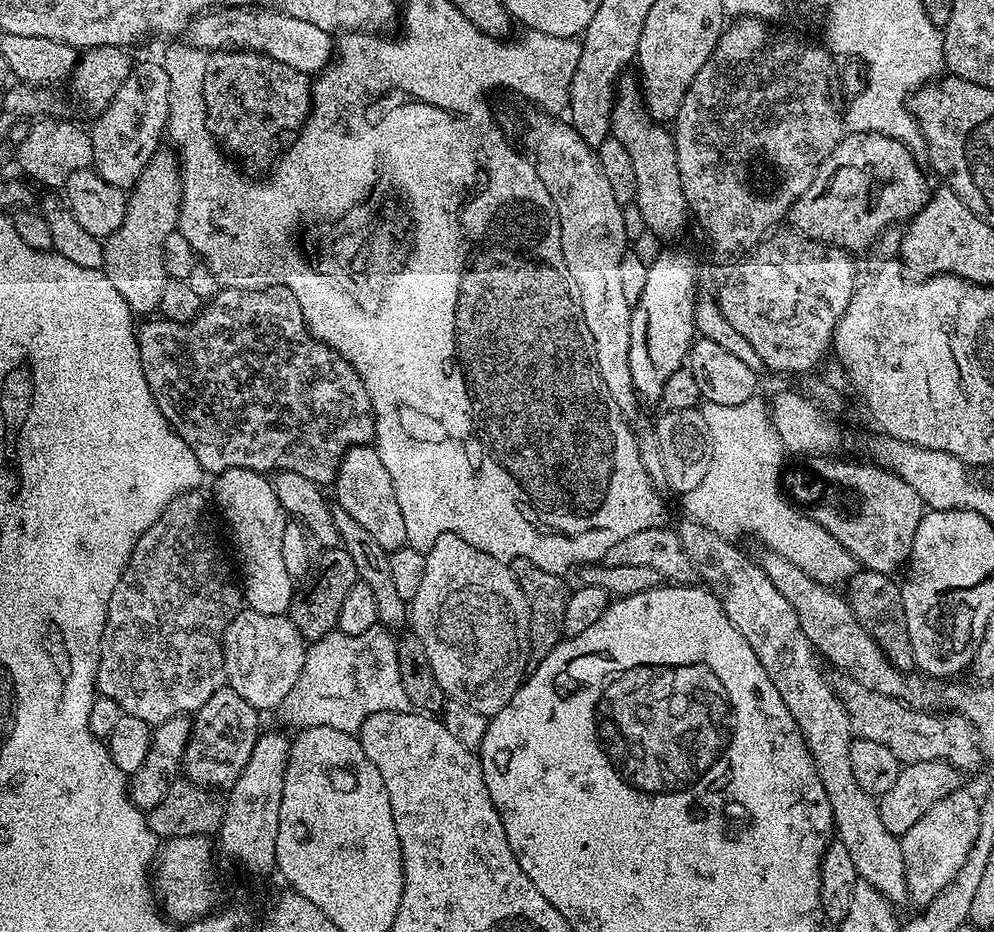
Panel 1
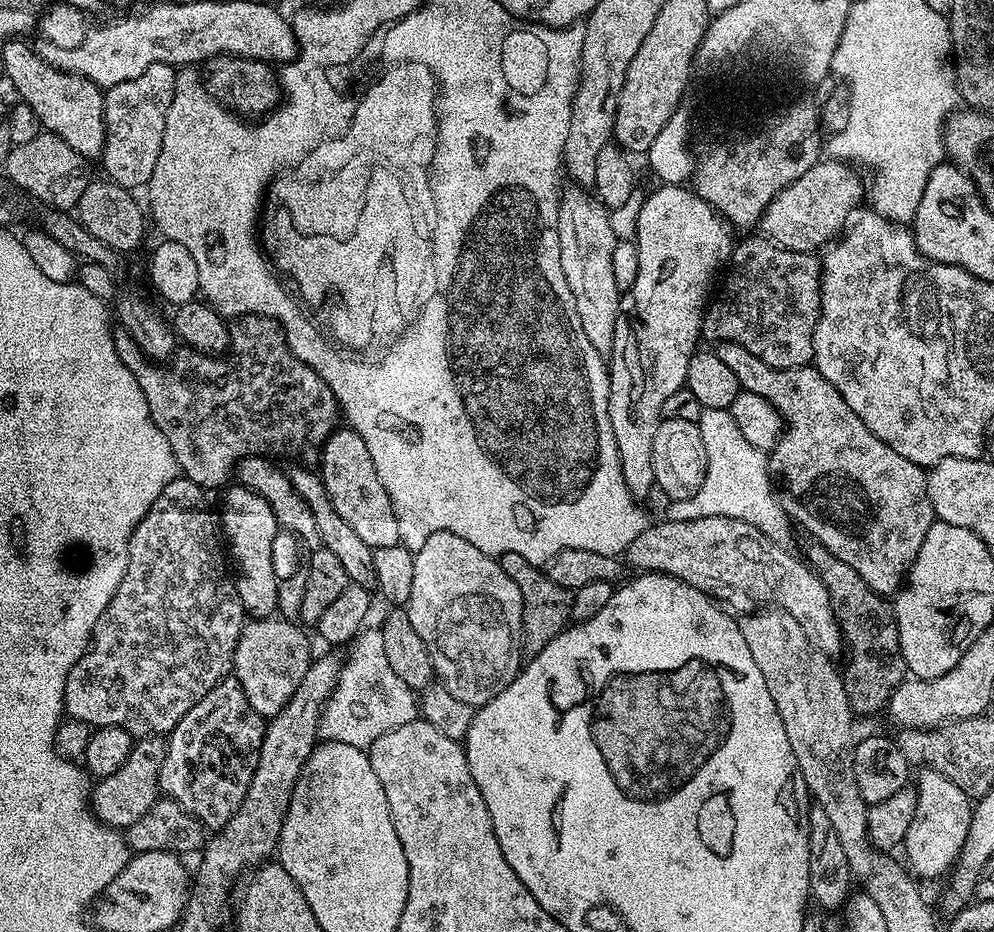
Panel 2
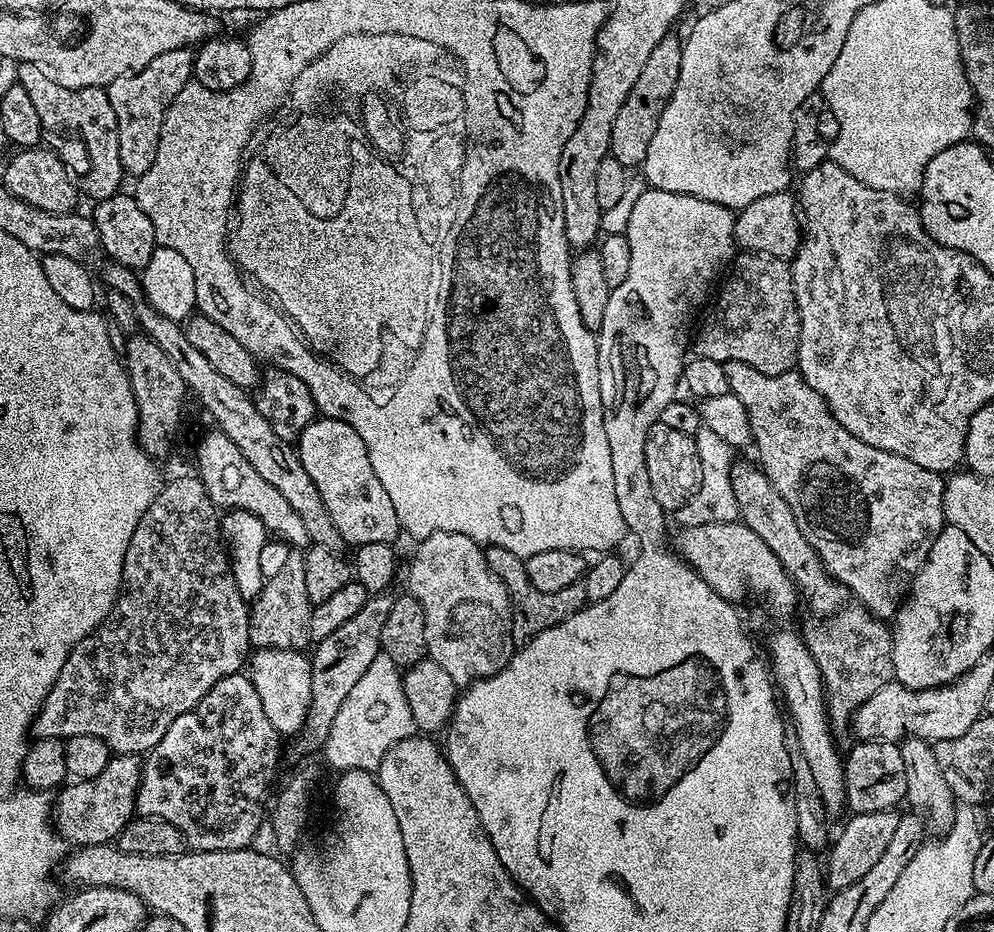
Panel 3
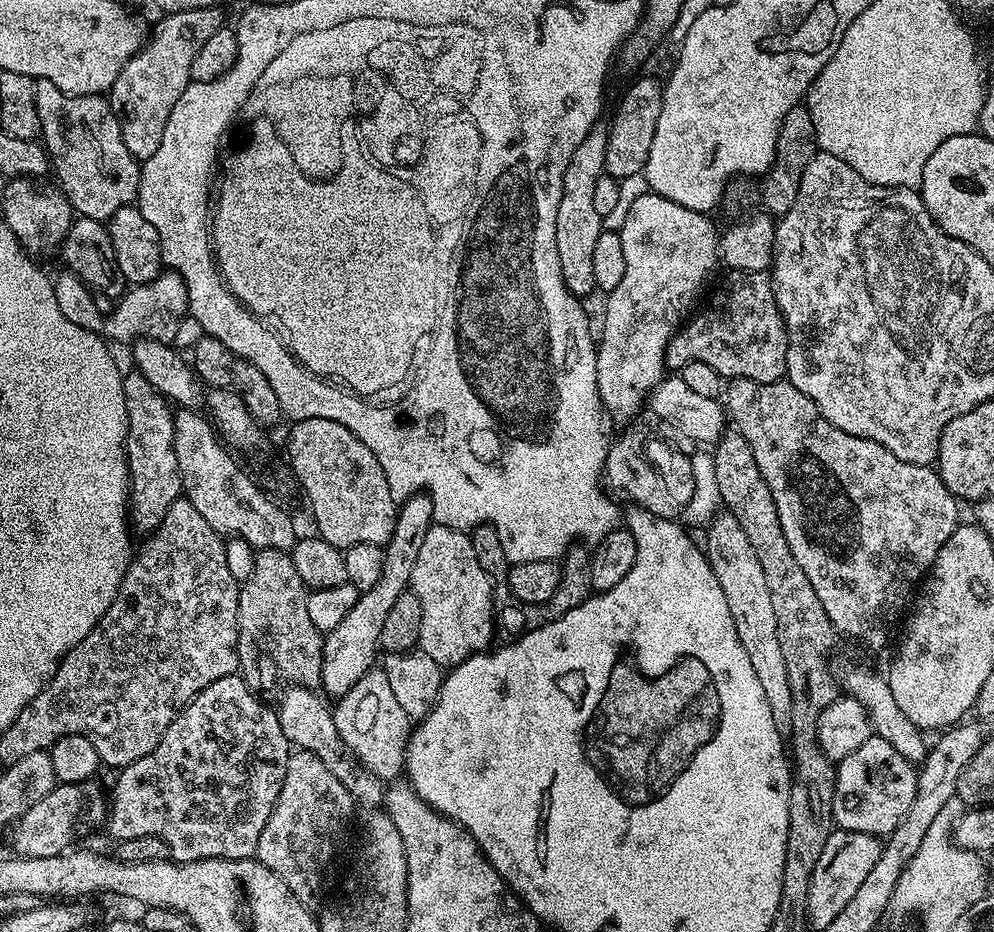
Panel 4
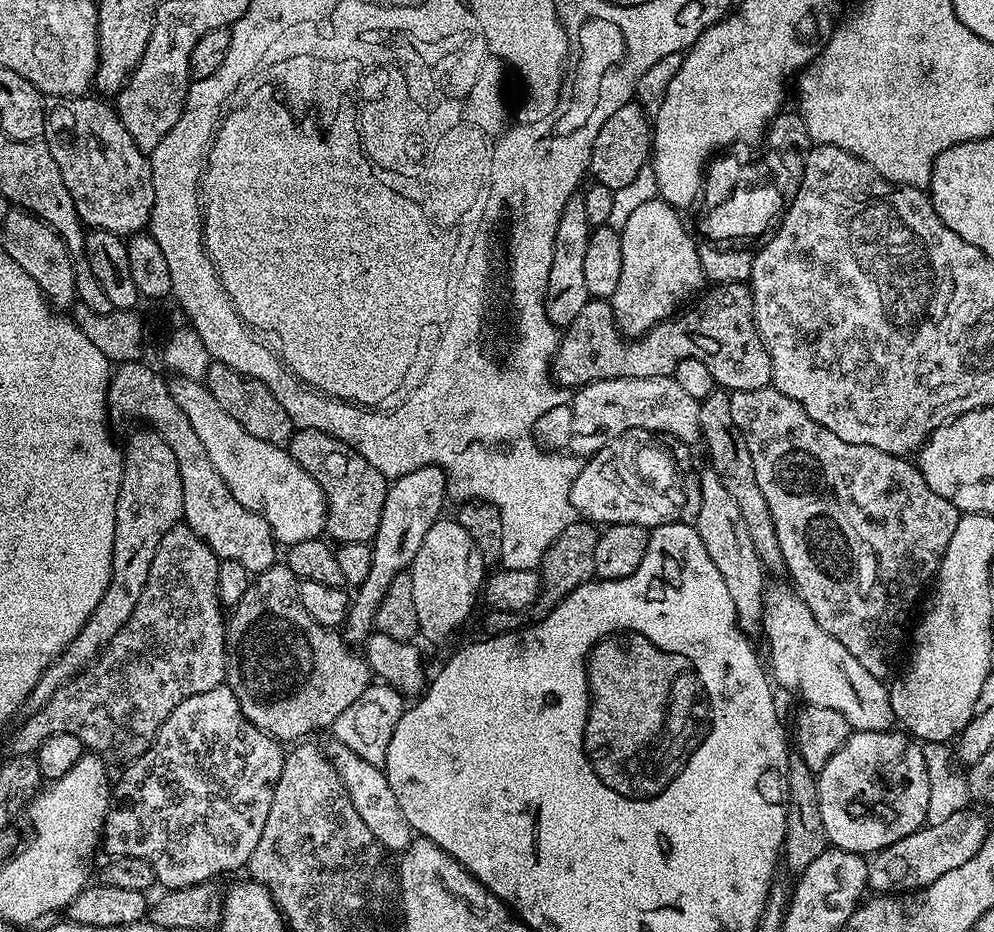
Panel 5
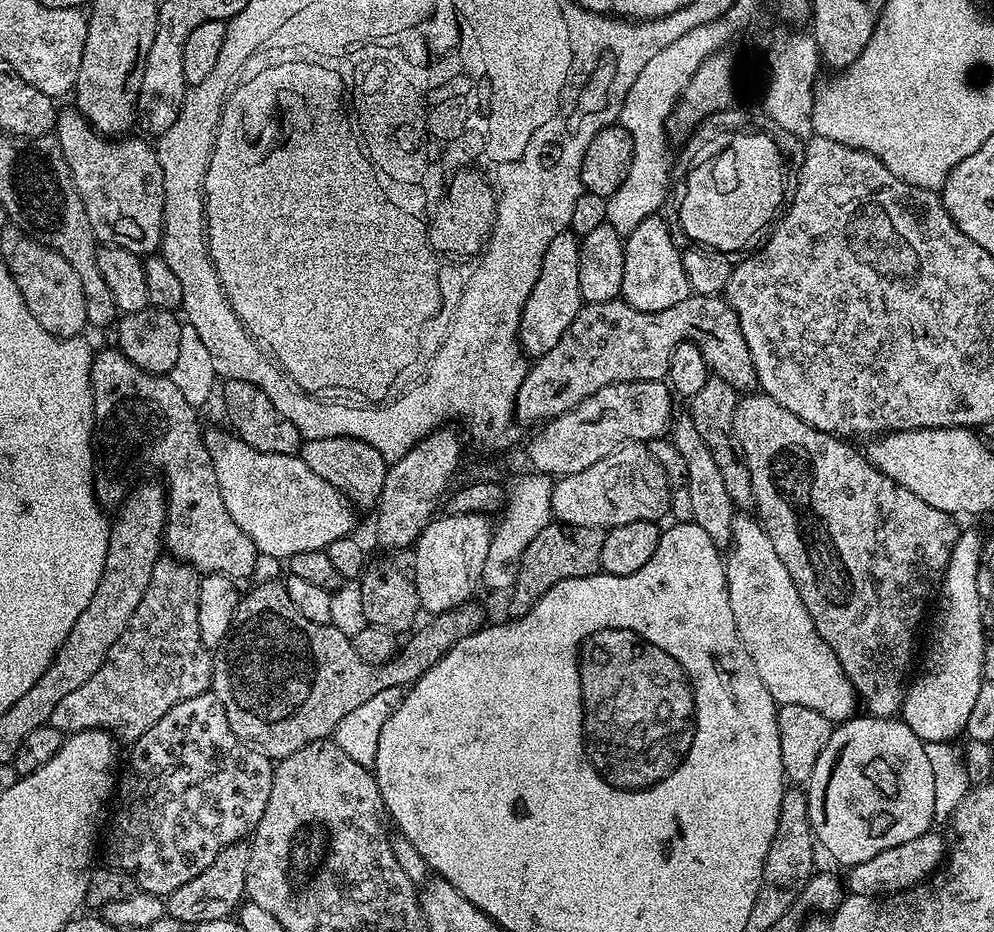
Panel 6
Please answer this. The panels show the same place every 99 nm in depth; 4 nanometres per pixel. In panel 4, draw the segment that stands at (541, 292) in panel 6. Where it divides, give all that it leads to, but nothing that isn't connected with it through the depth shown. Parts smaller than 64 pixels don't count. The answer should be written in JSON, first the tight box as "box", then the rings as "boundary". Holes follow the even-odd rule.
{"box":[556,122,608,298],"boundary":[[[598,122],[588,131],[588,136],[578,142],[578,150],[562,174],[562,198],[558,202],[556,219],[556,241],[558,242],[558,263],[562,266],[562,278],[569,292],[577,298],[585,298],[594,292],[594,246],[598,243],[598,234],[602,231],[602,218],[594,207],[594,186],[598,178],[605,175],[606,142],[608,130]]]}

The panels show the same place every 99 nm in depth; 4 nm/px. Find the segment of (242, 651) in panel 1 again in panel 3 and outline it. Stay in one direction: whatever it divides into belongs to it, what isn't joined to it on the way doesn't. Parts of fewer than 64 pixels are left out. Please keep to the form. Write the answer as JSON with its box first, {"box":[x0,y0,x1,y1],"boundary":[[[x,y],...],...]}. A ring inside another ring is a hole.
{"box":[248,648,312,736],"boundary":[[[281,648],[257,649],[248,662],[248,677],[262,700],[266,718],[282,736],[299,733],[305,722],[310,704],[312,662],[301,649],[290,651]]]}

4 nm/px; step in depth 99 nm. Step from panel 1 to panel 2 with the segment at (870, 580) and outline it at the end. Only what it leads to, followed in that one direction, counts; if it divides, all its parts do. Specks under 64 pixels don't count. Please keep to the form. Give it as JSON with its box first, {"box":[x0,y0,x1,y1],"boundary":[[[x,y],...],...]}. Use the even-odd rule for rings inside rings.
{"box":[807,542,909,709],"boundary":[[[812,542],[809,545],[807,563],[826,586],[830,606],[840,624],[840,633],[844,635],[848,665],[843,665],[842,675],[846,694],[853,702],[872,700],[874,707],[883,709],[892,697],[893,690],[909,675],[902,658],[893,605],[885,597],[870,590],[870,586],[862,582],[858,570],[846,566],[846,562],[830,554],[830,550],[826,550],[821,544]]]}

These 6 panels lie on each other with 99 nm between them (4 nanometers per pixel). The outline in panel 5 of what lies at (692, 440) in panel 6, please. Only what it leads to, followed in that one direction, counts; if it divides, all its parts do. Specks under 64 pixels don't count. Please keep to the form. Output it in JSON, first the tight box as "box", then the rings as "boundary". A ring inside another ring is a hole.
{"box":[694,466,764,638],"boundary":[[[704,466],[698,473],[698,479],[700,505],[694,521],[696,533],[702,538],[702,546],[706,546],[706,554],[710,554],[714,566],[718,566],[718,574],[722,574],[722,582],[726,582],[726,590],[730,590],[740,631],[749,638],[755,637],[755,632],[757,635],[764,623],[764,563],[758,558],[758,550],[754,550],[754,542],[750,542],[746,521],[742,519],[734,498],[727,492],[726,486],[722,486],[722,478],[718,478],[711,466]]]}

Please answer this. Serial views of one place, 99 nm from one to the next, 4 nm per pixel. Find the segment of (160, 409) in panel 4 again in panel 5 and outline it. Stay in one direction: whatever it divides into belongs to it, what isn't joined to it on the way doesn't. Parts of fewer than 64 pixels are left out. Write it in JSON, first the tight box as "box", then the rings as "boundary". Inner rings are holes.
{"box":[24,430,184,713],"boundary":[[[155,430],[144,431],[148,432],[134,433],[129,438],[128,445],[123,445],[122,448],[124,469],[116,503],[112,573],[110,582],[106,586],[106,594],[102,594],[102,602],[98,602],[98,606],[94,606],[94,614],[90,614],[90,618],[82,626],[82,630],[78,630],[78,634],[64,647],[62,654],[57,656],[55,662],[44,671],[42,678],[38,678],[34,690],[30,690],[24,703],[24,708],[29,713],[39,712],[42,706],[46,706],[46,702],[50,702],[50,698],[54,698],[54,690],[58,690],[66,681],[77,676],[79,672],[83,672],[99,656],[101,648],[111,642],[114,634],[118,634],[118,630],[122,630],[122,626],[126,626],[134,606],[138,606],[138,598],[146,586],[146,578],[150,574],[150,566],[158,554],[162,538],[176,524],[181,523],[184,503],[182,502],[182,474],[178,474],[178,458],[174,458],[174,450],[170,450],[170,446]]]}

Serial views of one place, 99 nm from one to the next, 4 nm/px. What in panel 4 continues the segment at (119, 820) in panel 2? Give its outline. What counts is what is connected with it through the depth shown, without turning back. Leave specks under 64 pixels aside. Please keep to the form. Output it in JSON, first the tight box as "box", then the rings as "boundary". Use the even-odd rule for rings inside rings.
{"box":[12,783,106,858],"boundary":[[[57,783],[46,798],[41,798],[39,802],[34,802],[30,810],[20,817],[15,825],[16,837],[12,844],[16,847],[15,855],[20,858],[46,858],[47,856],[58,856],[69,847],[72,840],[72,820],[79,816],[84,816],[88,824],[103,825],[106,820],[106,800],[100,797],[100,792],[96,788],[89,787],[88,793],[85,785],[82,784],[62,784]]]}

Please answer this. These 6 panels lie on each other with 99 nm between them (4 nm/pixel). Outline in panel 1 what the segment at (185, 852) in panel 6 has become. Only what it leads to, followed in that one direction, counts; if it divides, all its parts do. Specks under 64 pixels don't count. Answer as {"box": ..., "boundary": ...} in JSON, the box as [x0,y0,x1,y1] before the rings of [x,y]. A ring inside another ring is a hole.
{"box":[183,686,262,790],"boundary":[[[229,686],[219,688],[206,702],[206,706],[194,713],[190,742],[186,746],[183,771],[193,784],[199,784],[209,790],[227,790],[232,787],[238,774],[242,774],[254,742],[262,734],[260,728],[261,713]]]}

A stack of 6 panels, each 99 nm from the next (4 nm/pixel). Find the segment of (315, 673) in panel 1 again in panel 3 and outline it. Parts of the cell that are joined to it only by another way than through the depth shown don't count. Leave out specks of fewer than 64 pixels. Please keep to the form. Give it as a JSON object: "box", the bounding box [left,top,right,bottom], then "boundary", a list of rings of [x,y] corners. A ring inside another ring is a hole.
{"box":[322,654,414,773],"boundary":[[[381,654],[374,658],[374,662],[370,662],[366,674],[358,678],[358,683],[354,690],[350,690],[346,702],[342,702],[342,710],[338,710],[338,715],[330,726],[322,756],[328,759],[330,767],[340,772],[357,768],[363,772],[375,773],[382,758],[386,758],[390,746],[413,734],[414,725],[404,693],[402,669],[389,656]]]}

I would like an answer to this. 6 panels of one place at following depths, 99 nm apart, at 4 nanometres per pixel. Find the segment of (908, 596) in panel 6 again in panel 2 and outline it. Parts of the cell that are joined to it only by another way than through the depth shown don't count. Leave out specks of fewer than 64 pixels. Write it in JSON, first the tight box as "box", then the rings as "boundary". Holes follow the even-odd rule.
{"box":[714,340,936,598],"boundary":[[[729,340],[719,341],[714,351],[734,373],[734,378],[738,378],[743,391],[766,398],[778,410],[782,431],[780,441],[770,450],[768,471],[789,521],[797,520],[815,543],[830,550],[846,566],[858,570],[862,582],[879,596],[888,598],[899,592],[914,558],[918,558],[918,550],[922,550],[922,542],[926,542],[926,530],[936,520],[925,469],[910,462],[910,458],[902,458],[898,450],[890,450],[882,438],[866,430],[862,418],[846,406],[846,398],[822,378],[815,366],[775,368],[750,354],[746,346]]]}

